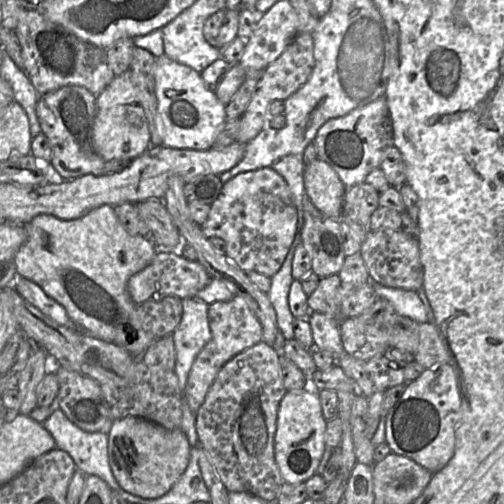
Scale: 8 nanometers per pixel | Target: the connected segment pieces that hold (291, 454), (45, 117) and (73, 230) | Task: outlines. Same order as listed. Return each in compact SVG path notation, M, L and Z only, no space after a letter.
M309 387L290 390L280 402L277 415L277 429L274 437L275 461L284 481L298 484L316 474L324 453L326 419L322 414L318 391Z
M63 86L40 95L36 113L41 131L49 139L52 148L50 163L66 180L86 174L104 173L105 160L97 153L93 144L93 124L96 111L96 96L82 86Z
M110 205L71 220L40 214L25 228L28 238L14 258L18 276L41 287L47 296L64 307L81 330L124 348L136 359L141 358L157 338L140 325L138 304L129 294L128 280L155 257L157 248L152 241L129 234Z

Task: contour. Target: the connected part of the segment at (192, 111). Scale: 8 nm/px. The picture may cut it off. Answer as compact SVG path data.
M167 55L156 58L155 90L158 101L156 128L163 145L170 148L204 151L214 146L226 123L226 105L208 89L199 72Z

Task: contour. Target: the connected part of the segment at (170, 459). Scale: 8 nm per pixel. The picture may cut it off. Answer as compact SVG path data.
M127 416L114 420L107 435L112 473L121 488L135 496L144 499L162 497L188 466L191 446L181 429L167 429L140 417Z

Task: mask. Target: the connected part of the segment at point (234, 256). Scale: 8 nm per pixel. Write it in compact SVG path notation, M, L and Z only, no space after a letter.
M269 167L240 173L223 185L210 208L209 216L200 228L206 237L219 237L225 241L225 256L233 264L245 273L253 271L269 278L279 271L294 240L298 219L292 192L281 175Z

